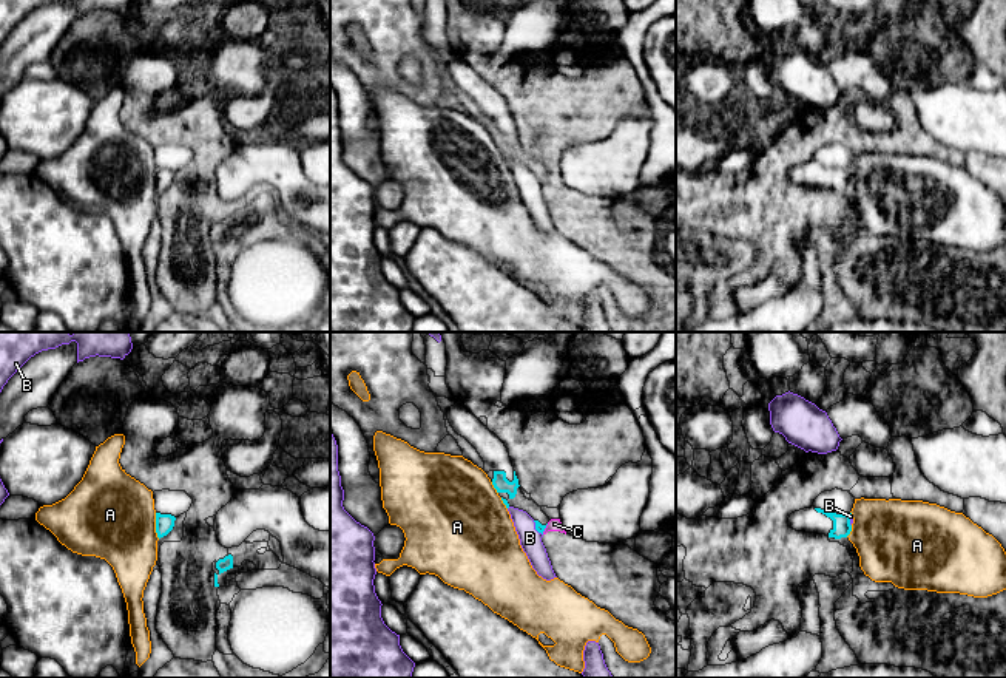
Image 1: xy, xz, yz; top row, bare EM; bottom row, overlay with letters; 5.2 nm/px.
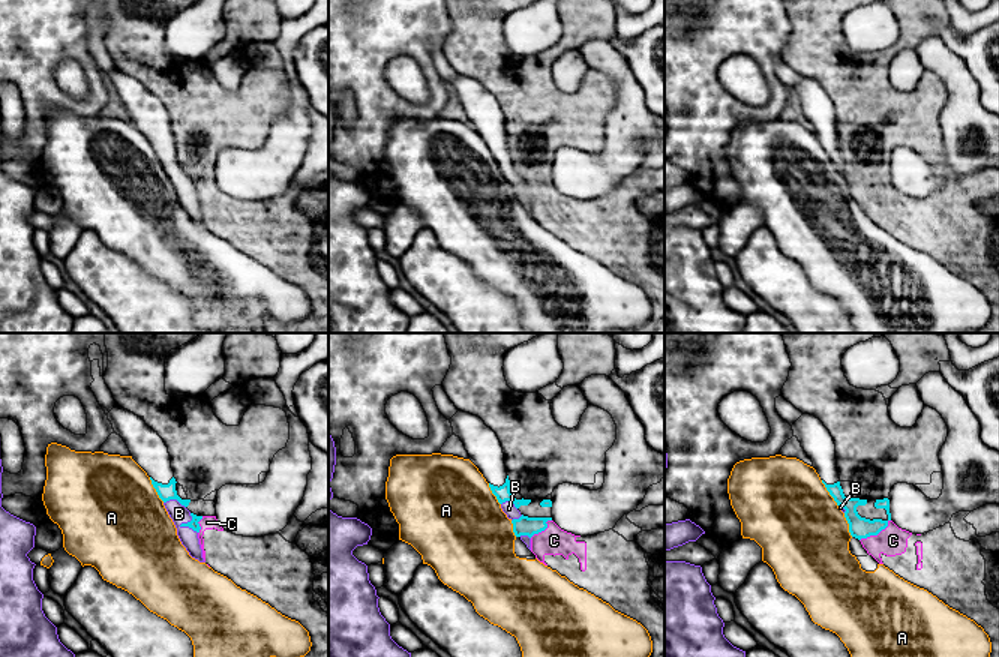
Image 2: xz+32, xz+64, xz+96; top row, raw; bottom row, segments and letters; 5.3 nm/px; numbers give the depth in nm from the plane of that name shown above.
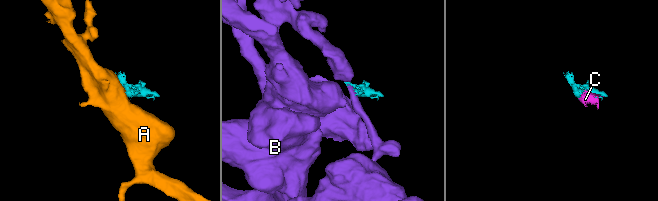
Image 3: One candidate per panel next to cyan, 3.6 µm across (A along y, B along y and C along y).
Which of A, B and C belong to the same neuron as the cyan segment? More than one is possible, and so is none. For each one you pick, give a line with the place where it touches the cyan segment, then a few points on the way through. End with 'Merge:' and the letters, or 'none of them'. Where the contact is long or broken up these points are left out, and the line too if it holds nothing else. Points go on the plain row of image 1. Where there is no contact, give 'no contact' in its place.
C: xz (545, 181)
Merge: C

